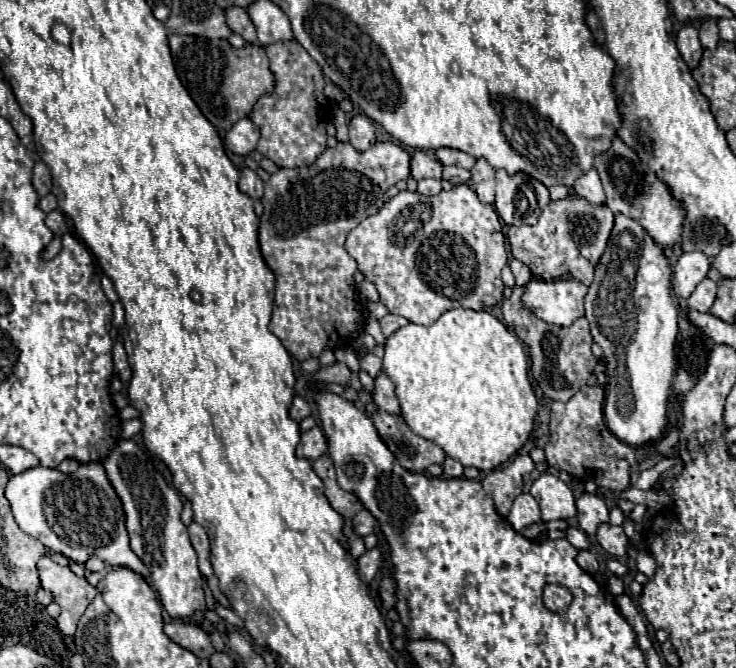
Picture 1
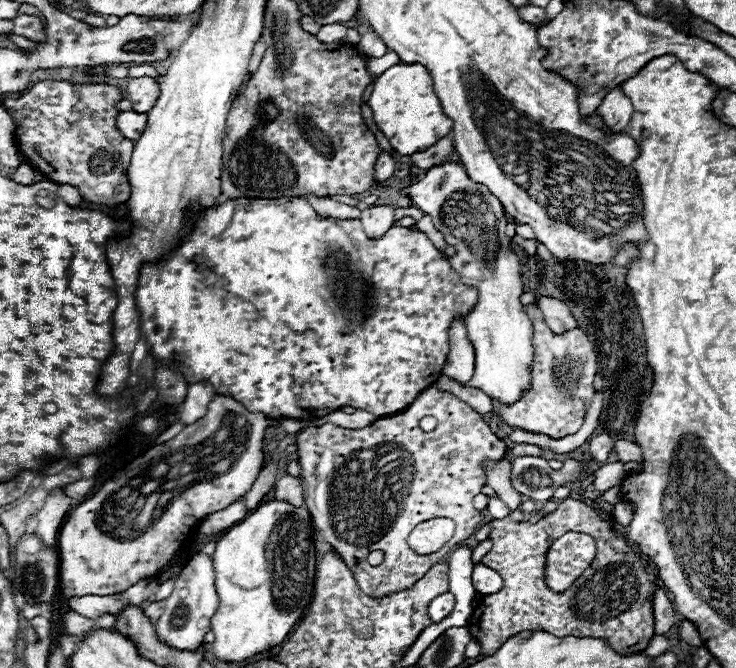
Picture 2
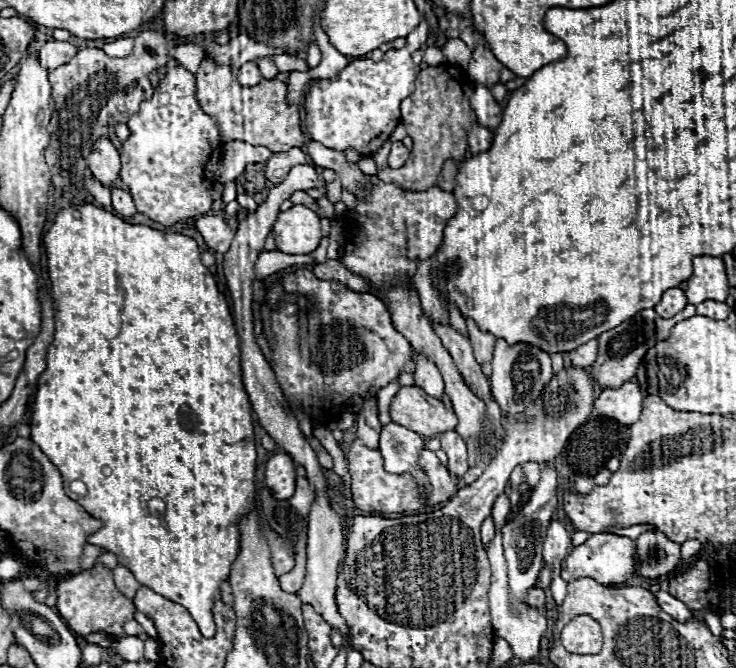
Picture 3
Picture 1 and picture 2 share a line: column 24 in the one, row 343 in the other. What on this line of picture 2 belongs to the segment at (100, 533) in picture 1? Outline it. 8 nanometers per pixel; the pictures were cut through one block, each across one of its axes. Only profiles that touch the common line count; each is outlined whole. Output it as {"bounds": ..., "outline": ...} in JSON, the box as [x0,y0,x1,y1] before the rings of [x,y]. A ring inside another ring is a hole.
{"bounds":[398,162,534,404],"outline":[[[456,162],[428,170],[424,180],[400,188],[398,194],[408,196],[422,212],[430,214],[434,222],[442,222],[438,230],[444,234],[444,240],[456,248],[456,254],[450,256],[450,266],[460,274],[466,286],[478,288],[478,304],[464,322],[476,356],[476,372],[470,386],[484,390],[502,404],[514,404],[522,398],[522,392],[530,388],[534,326],[520,302],[524,280],[518,254],[506,236],[508,220],[500,200],[490,194],[486,186],[472,182],[466,170]]]}

